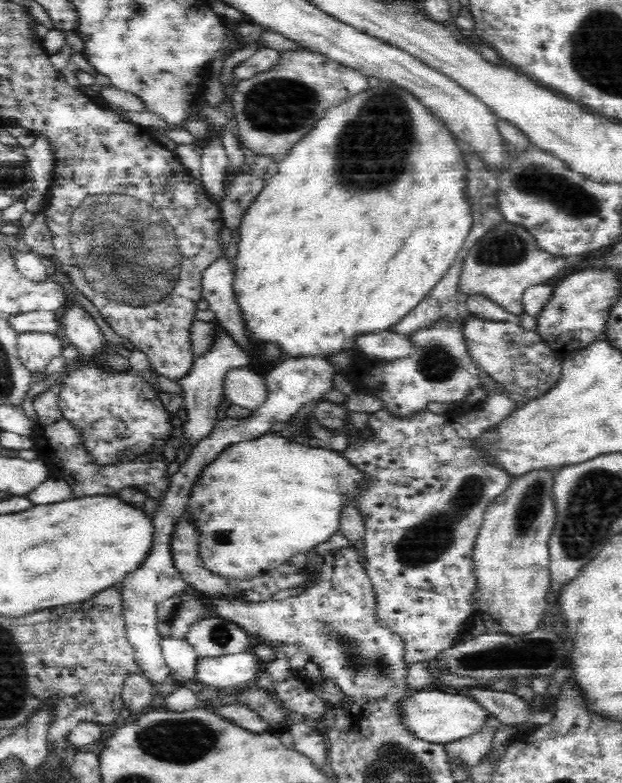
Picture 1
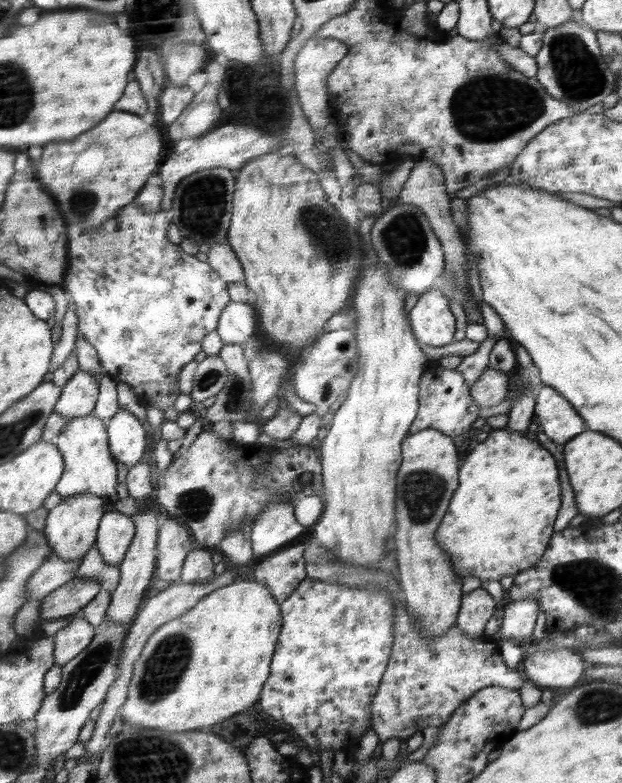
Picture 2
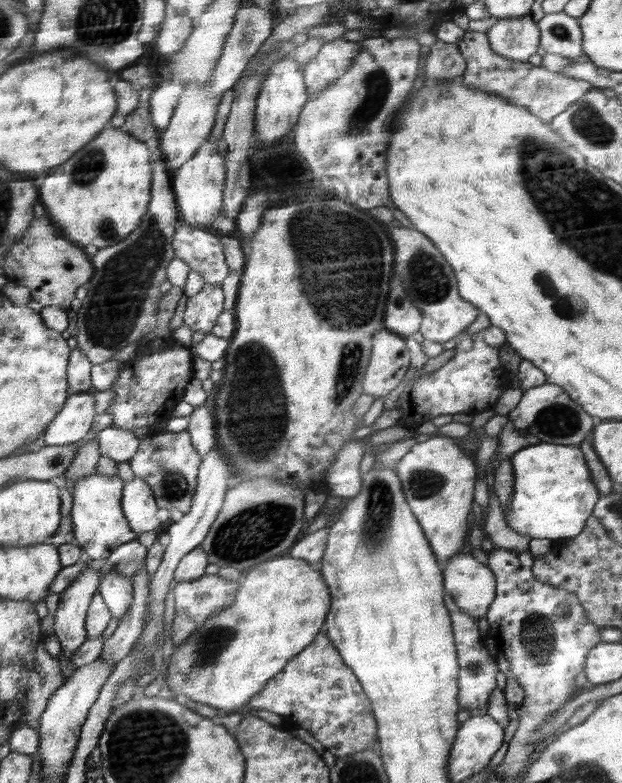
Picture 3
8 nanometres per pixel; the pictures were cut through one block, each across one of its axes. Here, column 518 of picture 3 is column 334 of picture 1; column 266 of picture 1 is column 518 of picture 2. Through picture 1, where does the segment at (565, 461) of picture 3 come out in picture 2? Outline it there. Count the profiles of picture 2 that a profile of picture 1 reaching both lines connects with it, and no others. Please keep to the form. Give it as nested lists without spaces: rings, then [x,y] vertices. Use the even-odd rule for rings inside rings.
[[[508,428],[495,429],[462,464],[462,490],[454,494],[450,514],[446,514],[440,534],[435,534],[434,538],[444,554],[451,558],[453,568],[459,575],[476,576],[482,583],[485,580],[500,581],[503,576],[515,577],[540,561],[549,549],[554,520],[560,510],[560,480],[552,454],[536,440]]]

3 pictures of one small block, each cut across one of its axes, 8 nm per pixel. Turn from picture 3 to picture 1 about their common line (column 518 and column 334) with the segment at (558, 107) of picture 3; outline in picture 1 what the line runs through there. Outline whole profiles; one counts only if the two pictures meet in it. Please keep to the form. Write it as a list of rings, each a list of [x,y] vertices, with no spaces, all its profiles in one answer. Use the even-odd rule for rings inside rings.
[[[305,49],[280,52],[279,62],[267,72],[234,82],[229,97],[242,144],[256,154],[264,153],[274,156],[274,160],[282,160],[290,148],[314,128],[328,108],[346,102],[346,98],[366,88],[368,78],[364,74],[322,53]],[[274,124],[282,130],[274,130]]]

